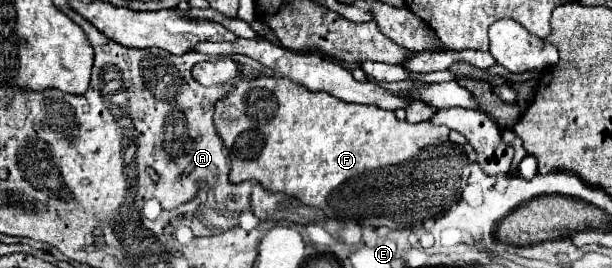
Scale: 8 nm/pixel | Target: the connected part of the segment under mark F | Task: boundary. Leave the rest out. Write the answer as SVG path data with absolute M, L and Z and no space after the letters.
M232 59L198 63L192 69L192 75L204 87L232 83L230 95L222 97L214 107L214 127L232 161L230 183L256 181L266 191L286 193L308 207L322 209L326 217L342 221L350 217L350 221L356 223L400 229L446 213L452 203L456 203L456 195L460 199L470 177L470 161L462 145L452 145L448 139L450 129L444 125L398 121L394 111L378 105L346 103L326 91L308 91L282 77L244 77L238 63Z

